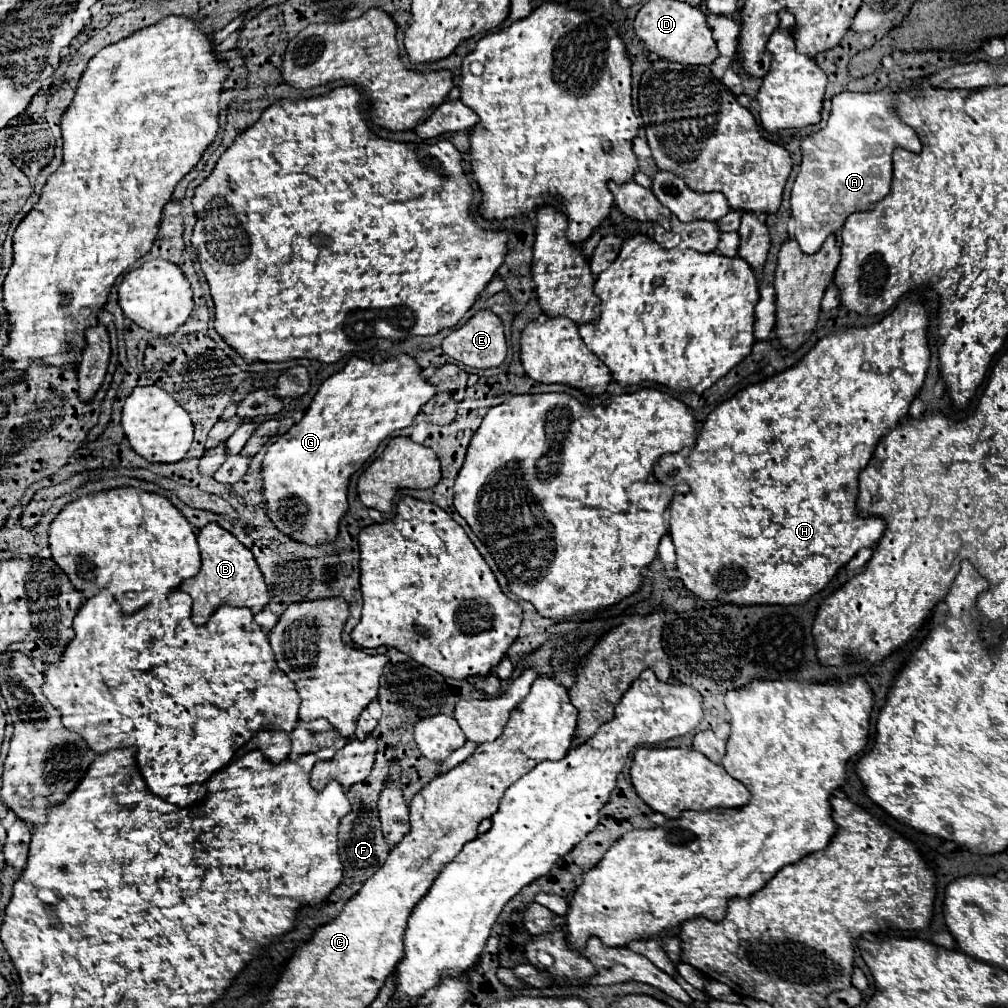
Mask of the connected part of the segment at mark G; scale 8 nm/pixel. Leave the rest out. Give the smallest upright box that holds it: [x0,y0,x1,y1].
[263,355,435,545]

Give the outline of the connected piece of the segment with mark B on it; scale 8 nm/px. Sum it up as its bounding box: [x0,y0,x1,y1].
[181,523,271,625]

